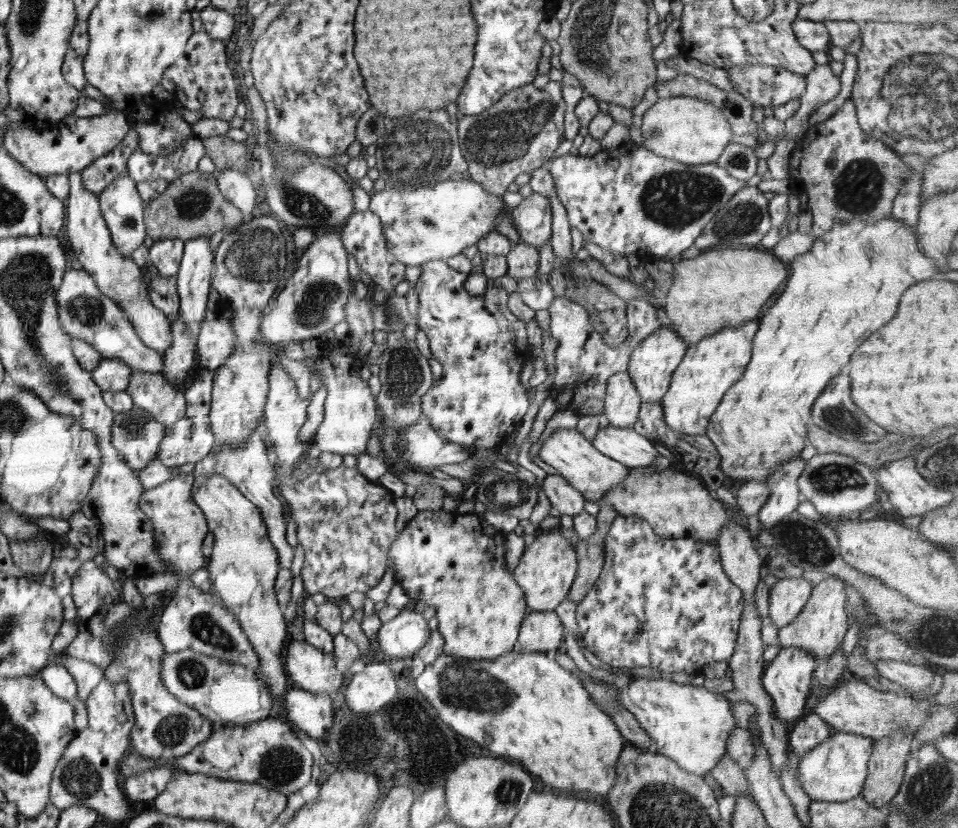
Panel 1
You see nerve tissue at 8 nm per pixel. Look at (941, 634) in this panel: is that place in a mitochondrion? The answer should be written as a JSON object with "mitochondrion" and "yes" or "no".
{"mitochondrion":"yes"}

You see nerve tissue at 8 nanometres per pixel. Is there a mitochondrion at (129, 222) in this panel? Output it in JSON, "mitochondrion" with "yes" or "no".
{"mitochondrion":"yes"}

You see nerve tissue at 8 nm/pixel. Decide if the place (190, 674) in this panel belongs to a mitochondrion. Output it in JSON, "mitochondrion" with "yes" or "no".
{"mitochondrion":"yes"}

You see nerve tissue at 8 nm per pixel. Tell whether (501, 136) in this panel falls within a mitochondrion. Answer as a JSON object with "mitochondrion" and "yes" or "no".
{"mitochondrion":"yes"}

